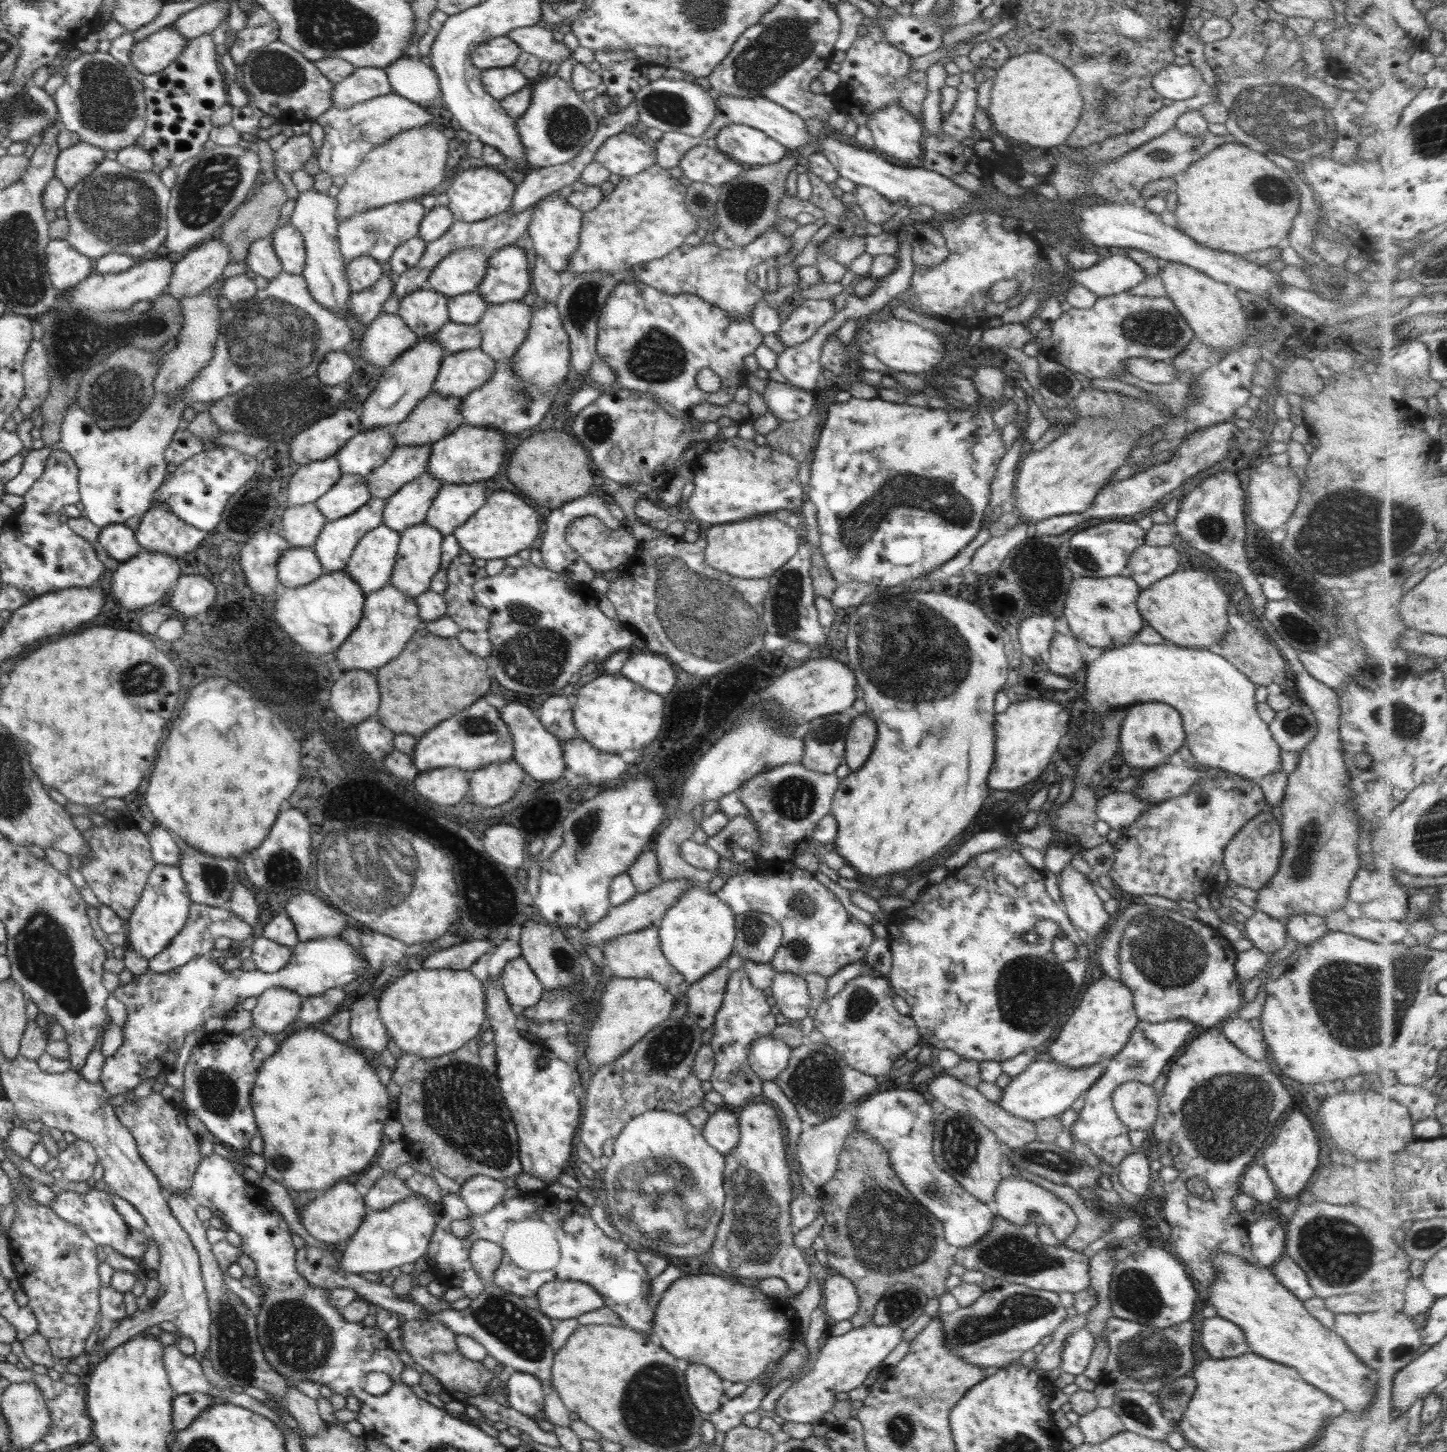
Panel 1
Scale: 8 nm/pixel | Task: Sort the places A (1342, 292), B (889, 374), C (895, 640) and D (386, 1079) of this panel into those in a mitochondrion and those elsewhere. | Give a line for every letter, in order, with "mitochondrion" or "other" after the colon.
A: mitochondrion
B: other
C: mitochondrion
D: other

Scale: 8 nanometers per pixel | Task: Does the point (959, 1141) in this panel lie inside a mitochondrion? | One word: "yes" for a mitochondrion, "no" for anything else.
yes

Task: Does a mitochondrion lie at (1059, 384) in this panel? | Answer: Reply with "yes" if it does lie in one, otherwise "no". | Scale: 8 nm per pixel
yes

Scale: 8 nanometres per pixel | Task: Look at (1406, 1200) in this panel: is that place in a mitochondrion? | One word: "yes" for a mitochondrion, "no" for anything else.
no

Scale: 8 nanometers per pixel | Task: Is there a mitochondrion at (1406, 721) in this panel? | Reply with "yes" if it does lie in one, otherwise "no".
yes

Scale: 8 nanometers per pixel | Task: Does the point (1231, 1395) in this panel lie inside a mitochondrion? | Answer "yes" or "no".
no

